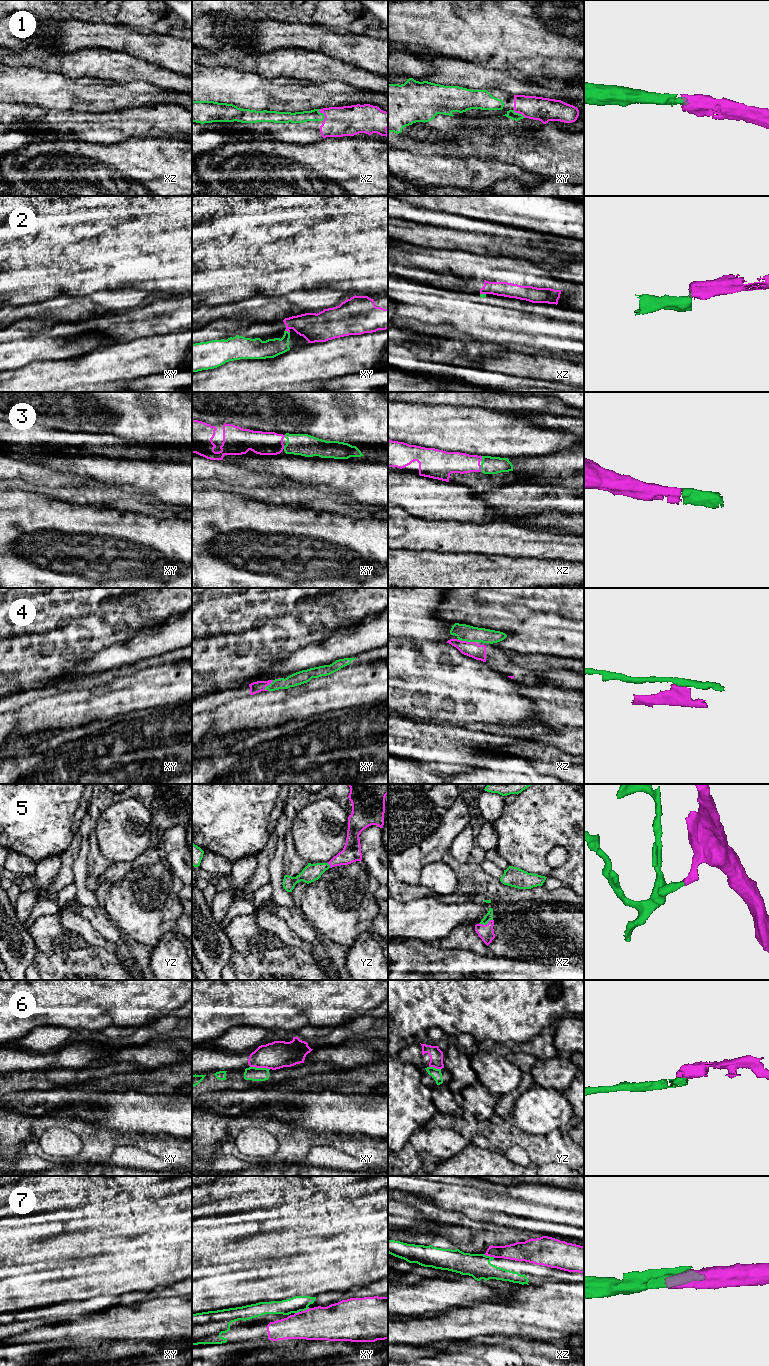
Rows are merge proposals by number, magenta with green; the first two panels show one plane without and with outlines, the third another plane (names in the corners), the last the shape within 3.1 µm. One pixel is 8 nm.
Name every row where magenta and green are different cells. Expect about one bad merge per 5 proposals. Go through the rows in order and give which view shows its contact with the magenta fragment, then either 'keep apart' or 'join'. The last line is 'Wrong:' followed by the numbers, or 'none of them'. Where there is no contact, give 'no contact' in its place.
1: contact in xz; join
2: contact in xy; keep apart
3: contact in xz; join
4: contact in xz; join
5: contact in xz; join
6: contact in xy; keep apart
7: contact in xz; join
Wrong: 2, 6

